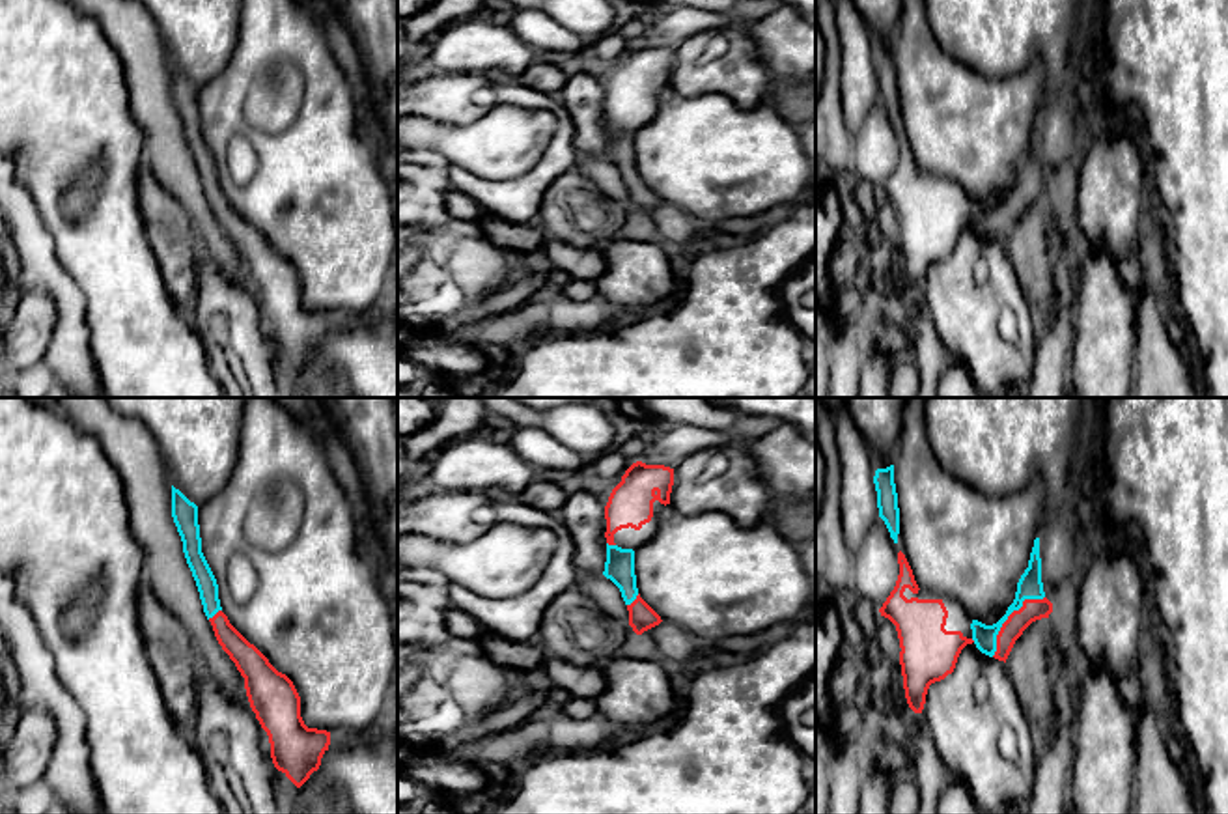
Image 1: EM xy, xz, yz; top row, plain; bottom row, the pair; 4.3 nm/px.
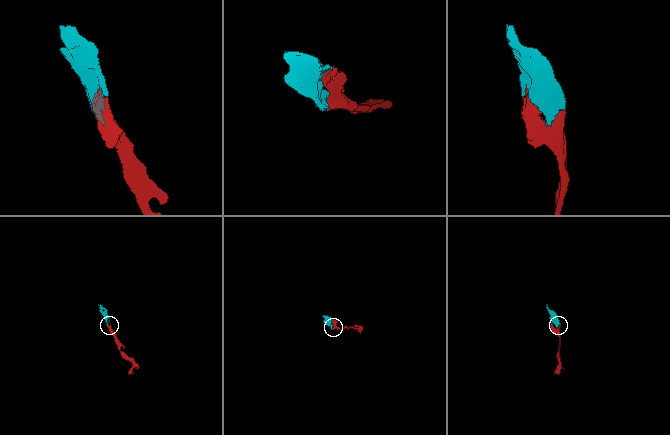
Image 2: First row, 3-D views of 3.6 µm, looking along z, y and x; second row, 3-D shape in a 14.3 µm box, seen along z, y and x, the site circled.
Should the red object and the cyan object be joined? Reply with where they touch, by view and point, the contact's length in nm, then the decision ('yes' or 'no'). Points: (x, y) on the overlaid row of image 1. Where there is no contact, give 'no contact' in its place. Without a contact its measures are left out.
meets red in yz at (1008, 618); contact 340 nm long; yes

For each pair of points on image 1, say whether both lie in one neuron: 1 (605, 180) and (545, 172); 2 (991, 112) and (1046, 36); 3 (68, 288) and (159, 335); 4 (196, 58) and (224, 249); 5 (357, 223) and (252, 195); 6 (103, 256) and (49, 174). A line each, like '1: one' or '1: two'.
1: two
2: two
3: two
4: two
5: one
6: one

